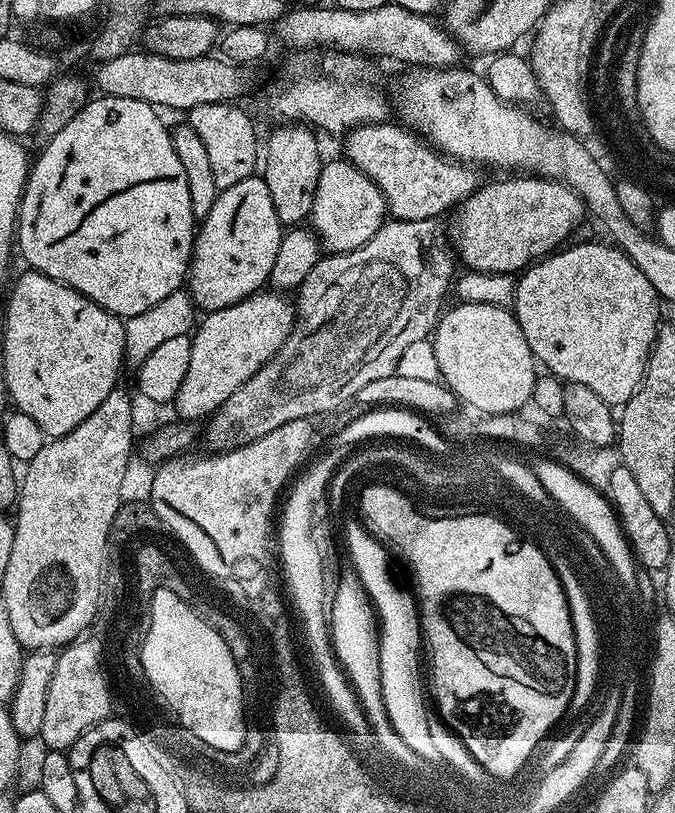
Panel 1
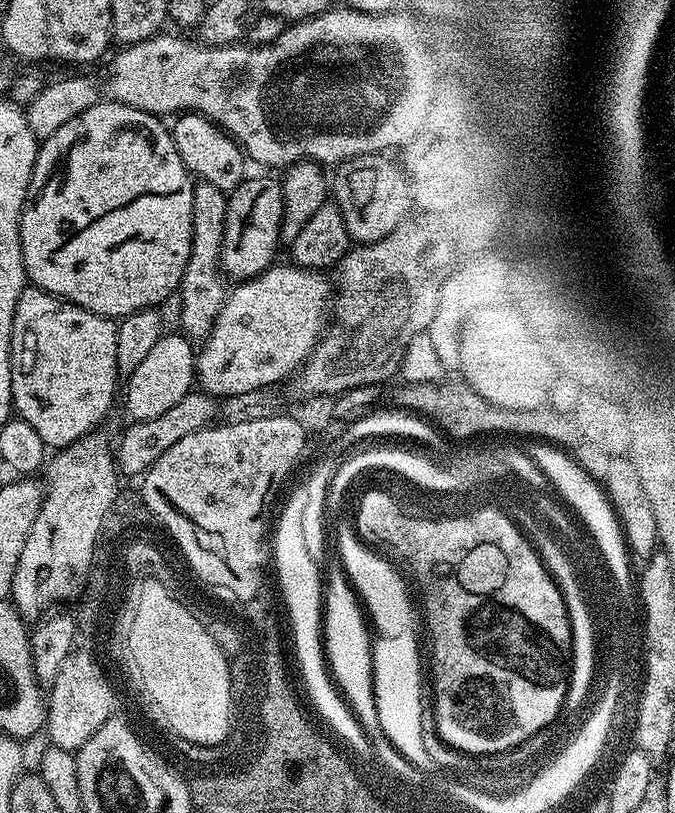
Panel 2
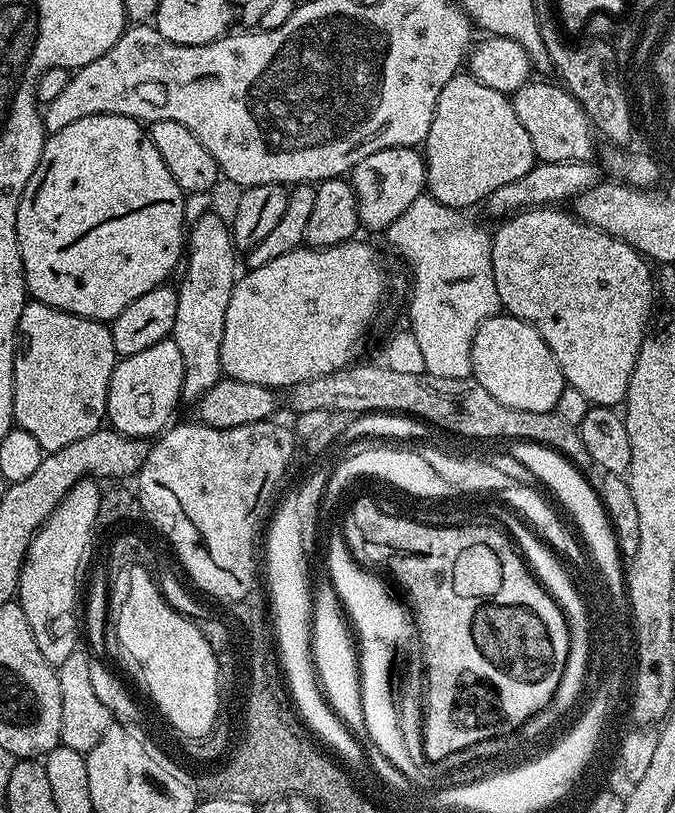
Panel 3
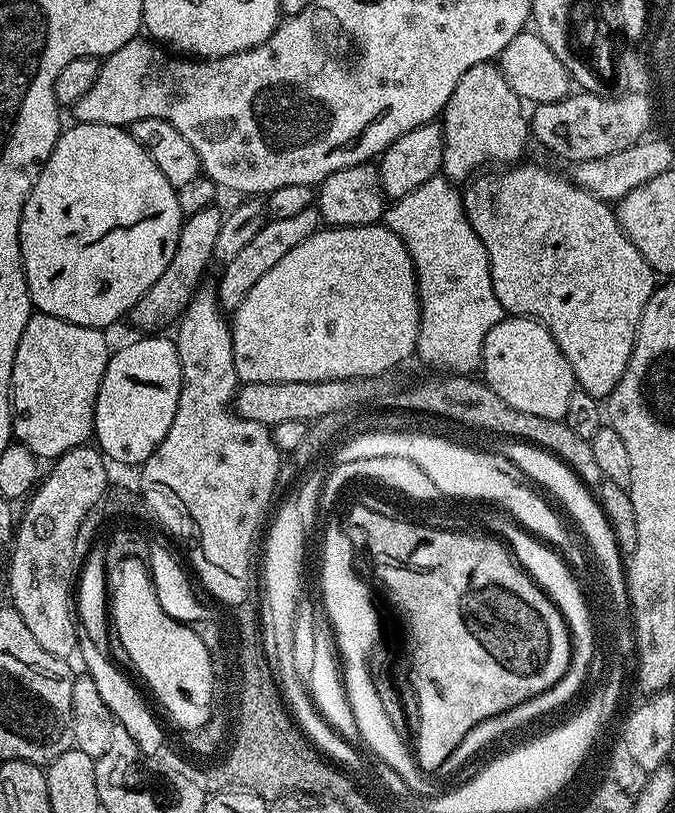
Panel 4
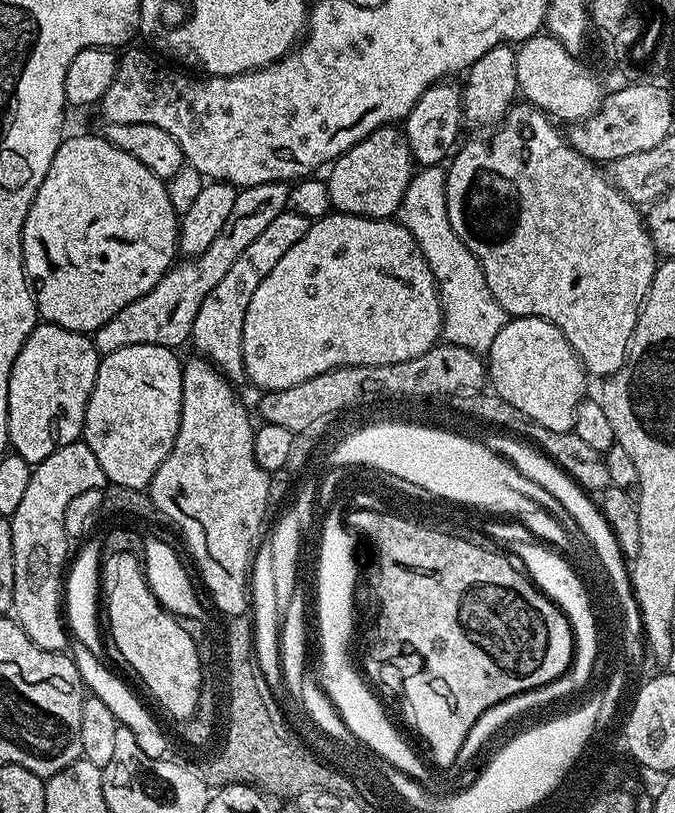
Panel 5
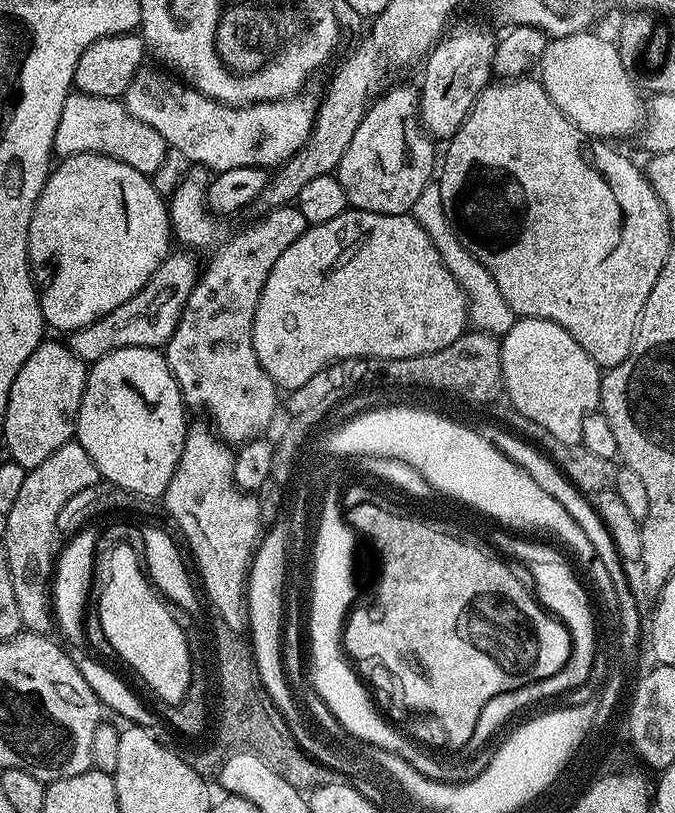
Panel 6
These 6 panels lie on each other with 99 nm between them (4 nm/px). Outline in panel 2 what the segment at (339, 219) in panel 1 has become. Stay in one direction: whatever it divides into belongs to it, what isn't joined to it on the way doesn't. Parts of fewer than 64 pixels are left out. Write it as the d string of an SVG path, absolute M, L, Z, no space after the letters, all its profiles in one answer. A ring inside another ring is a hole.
M373 154L371 156L355 156L349 160L342 160L335 165L333 172L336 173L330 176L331 199L336 207L340 209L349 237L357 245L373 244L382 238L386 238L386 234L390 234L390 230L397 228L409 215L408 179L404 177L404 169L400 167L399 163L392 161L391 164L387 160L388 158L384 154Z

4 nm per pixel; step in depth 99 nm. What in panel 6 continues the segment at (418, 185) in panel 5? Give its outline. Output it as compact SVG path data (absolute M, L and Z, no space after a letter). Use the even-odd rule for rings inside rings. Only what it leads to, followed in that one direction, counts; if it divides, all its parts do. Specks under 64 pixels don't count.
M439 183L428 184L426 190L418 194L418 202L414 202L410 214L418 222L418 226L422 226L426 234L430 234L442 262L446 262L446 270L450 270L458 286L462 286L468 299L468 319L471 327L481 332L489 332L497 338L503 338L516 325L518 319L516 311L512 309L510 302L506 302L506 298L502 298L502 290L498 290L498 282L494 282L494 274L490 274L490 270L486 270L486 266L482 266L482 262L478 262L478 258L474 258L474 254L470 254L470 250L466 250L466 246L458 242L450 226L450 218L446 218L446 210L442 206L442 190Z

